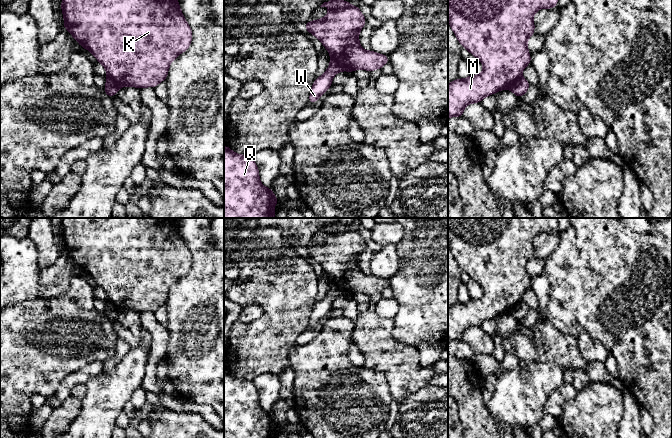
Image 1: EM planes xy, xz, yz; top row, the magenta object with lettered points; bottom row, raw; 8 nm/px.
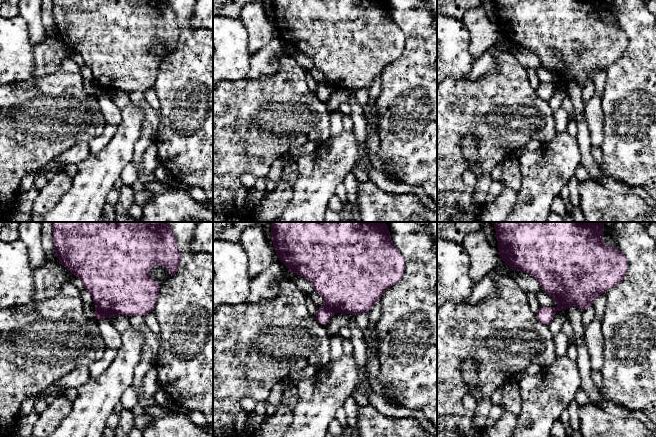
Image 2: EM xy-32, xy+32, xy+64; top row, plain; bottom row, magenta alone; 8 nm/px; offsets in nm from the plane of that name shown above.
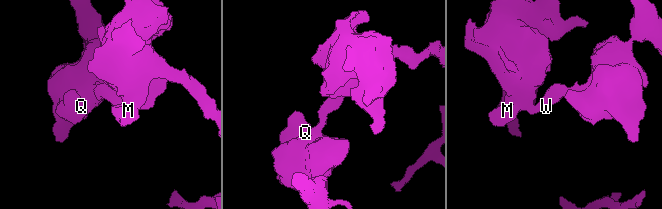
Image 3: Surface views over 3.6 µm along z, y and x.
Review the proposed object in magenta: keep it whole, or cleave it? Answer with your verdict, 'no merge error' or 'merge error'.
merge error

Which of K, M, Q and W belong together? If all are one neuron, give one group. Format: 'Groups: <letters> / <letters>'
Groups: K M / Q W

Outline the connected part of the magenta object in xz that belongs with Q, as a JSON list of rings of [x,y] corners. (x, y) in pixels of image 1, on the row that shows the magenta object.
[[[224,146],[224,218],[275,218],[273,207],[279,203],[272,188],[264,187],[252,157],[234,153]]]

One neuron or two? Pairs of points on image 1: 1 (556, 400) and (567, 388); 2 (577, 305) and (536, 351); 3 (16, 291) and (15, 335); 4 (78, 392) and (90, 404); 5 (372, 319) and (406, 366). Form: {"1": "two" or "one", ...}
{"1": "one", "2": "two", "3": "two", "4": "two", "5": "one"}

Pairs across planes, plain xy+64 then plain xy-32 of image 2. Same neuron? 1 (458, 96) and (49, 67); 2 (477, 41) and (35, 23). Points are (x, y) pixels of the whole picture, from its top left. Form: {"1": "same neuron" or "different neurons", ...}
{"1": "different neurons", "2": "same neuron"}

